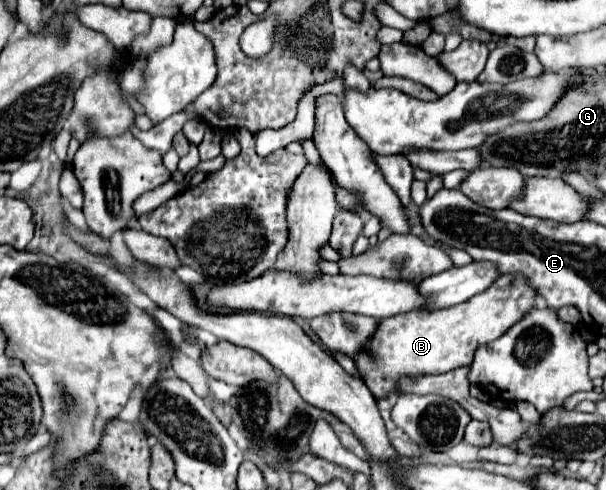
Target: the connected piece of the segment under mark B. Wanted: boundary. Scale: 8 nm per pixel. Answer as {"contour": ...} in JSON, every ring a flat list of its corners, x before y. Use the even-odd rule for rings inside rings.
{"contour":[[520,273,500,275,490,289,470,297,464,303,444,307,444,309,418,309,388,317,380,321,376,335,372,337,368,353,354,357,364,383,376,395,376,399,386,397,396,389,396,383,404,375,424,375,424,373,446,373,458,367,470,365,478,345,490,343,502,337,512,325,524,319,524,315,534,309,538,291]]}

